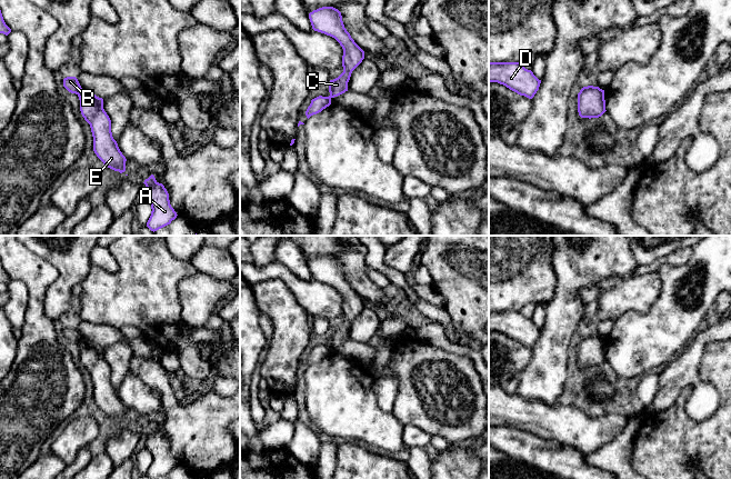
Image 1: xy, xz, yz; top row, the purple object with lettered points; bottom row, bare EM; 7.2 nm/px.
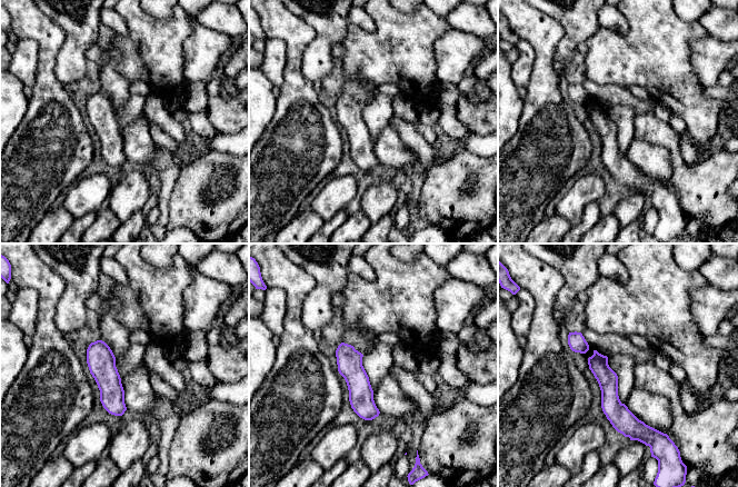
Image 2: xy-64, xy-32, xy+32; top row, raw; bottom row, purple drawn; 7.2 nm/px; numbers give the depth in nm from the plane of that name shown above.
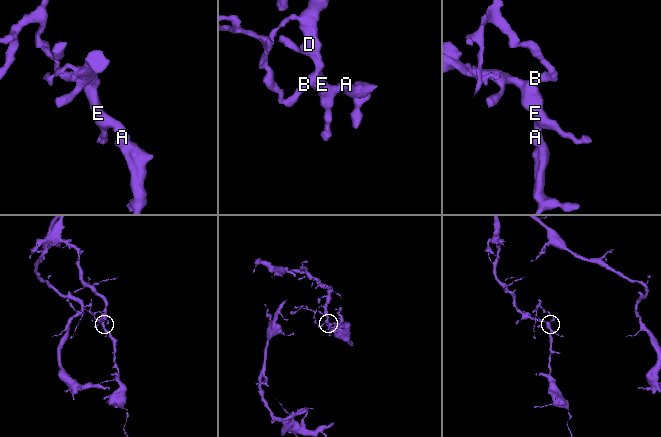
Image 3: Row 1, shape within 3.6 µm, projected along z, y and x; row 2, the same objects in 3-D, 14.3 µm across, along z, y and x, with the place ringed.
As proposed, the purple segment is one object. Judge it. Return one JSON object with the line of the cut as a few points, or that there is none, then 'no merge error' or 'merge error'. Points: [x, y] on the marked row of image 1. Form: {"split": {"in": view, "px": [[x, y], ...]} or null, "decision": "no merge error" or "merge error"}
{"split": {"in": "xy", "px": [[81, 88], [77, 93]]}, "decision": "merge error"}

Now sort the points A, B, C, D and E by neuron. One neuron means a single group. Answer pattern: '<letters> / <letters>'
A C D E / B

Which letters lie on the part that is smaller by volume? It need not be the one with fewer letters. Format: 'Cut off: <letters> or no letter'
Cut off: B

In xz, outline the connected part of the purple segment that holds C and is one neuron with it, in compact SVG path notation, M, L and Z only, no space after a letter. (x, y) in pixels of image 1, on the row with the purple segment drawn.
M322 7L309 13L314 31L334 38L343 49L343 72L329 82L330 98L338 97L348 91L348 82L352 71L364 59L364 51L354 42L344 28L341 12L333 7Z

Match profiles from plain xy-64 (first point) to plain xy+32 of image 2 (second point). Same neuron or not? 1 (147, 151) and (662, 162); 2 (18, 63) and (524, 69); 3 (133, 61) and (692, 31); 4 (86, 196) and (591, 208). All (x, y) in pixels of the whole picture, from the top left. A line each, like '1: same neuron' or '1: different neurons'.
1: same neuron
2: same neuron
3: same neuron
4: different neurons

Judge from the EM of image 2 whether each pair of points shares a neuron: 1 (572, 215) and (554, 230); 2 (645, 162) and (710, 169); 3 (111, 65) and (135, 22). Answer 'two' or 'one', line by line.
1: one
2: two
3: two

